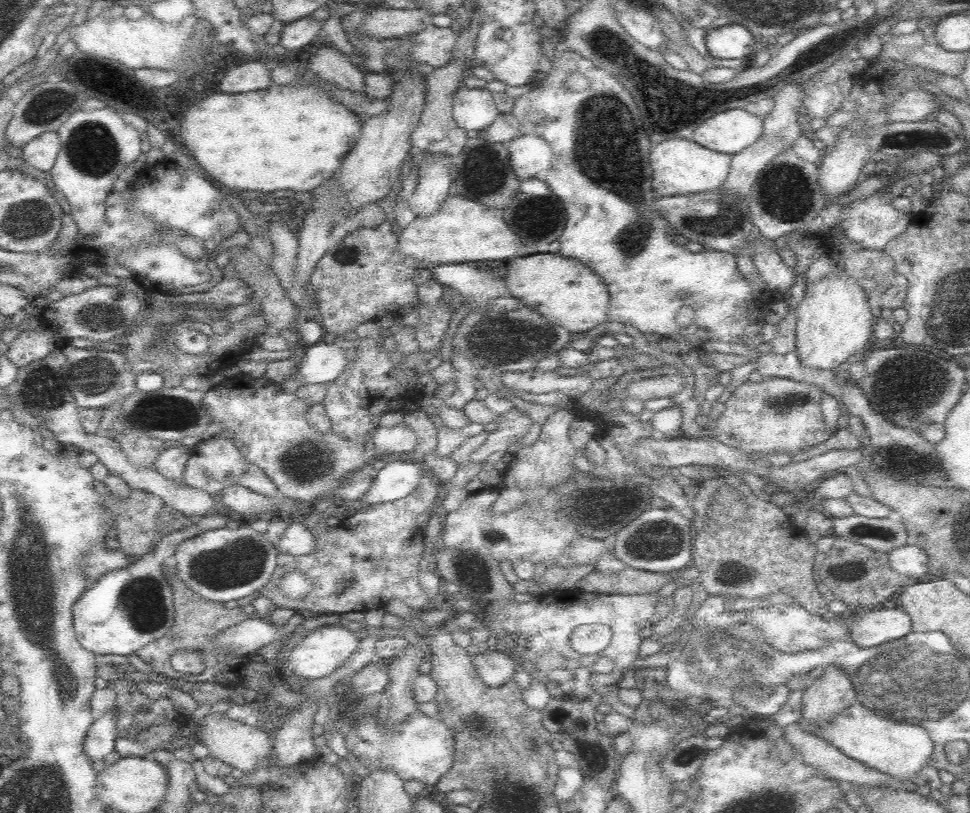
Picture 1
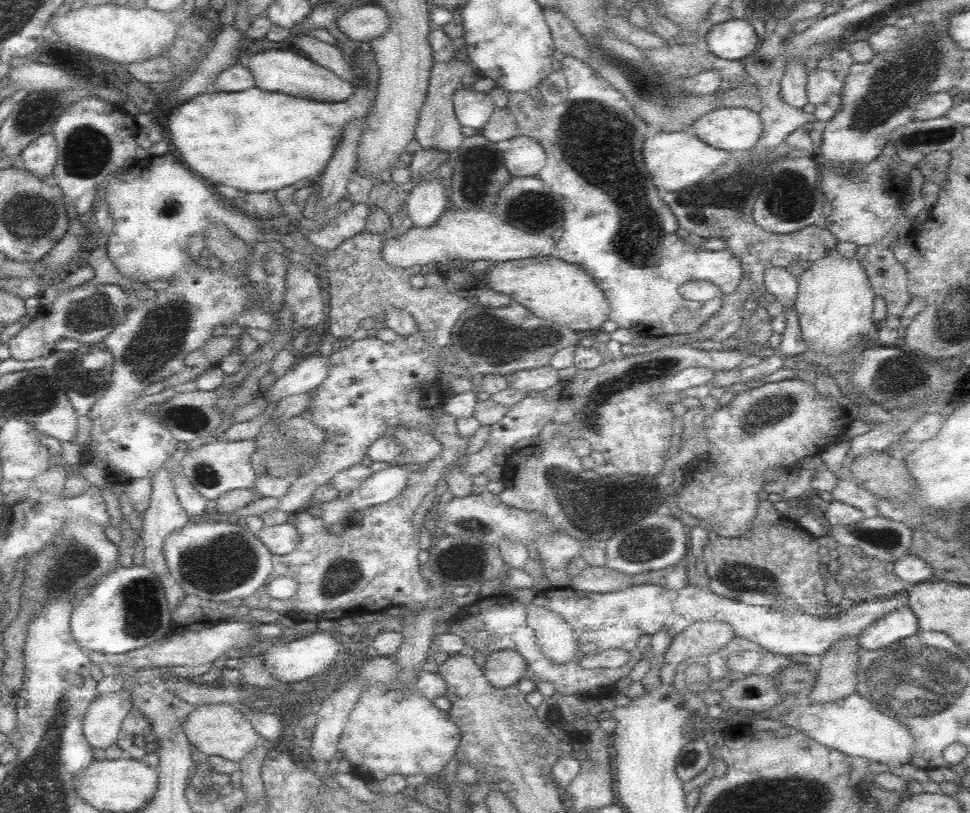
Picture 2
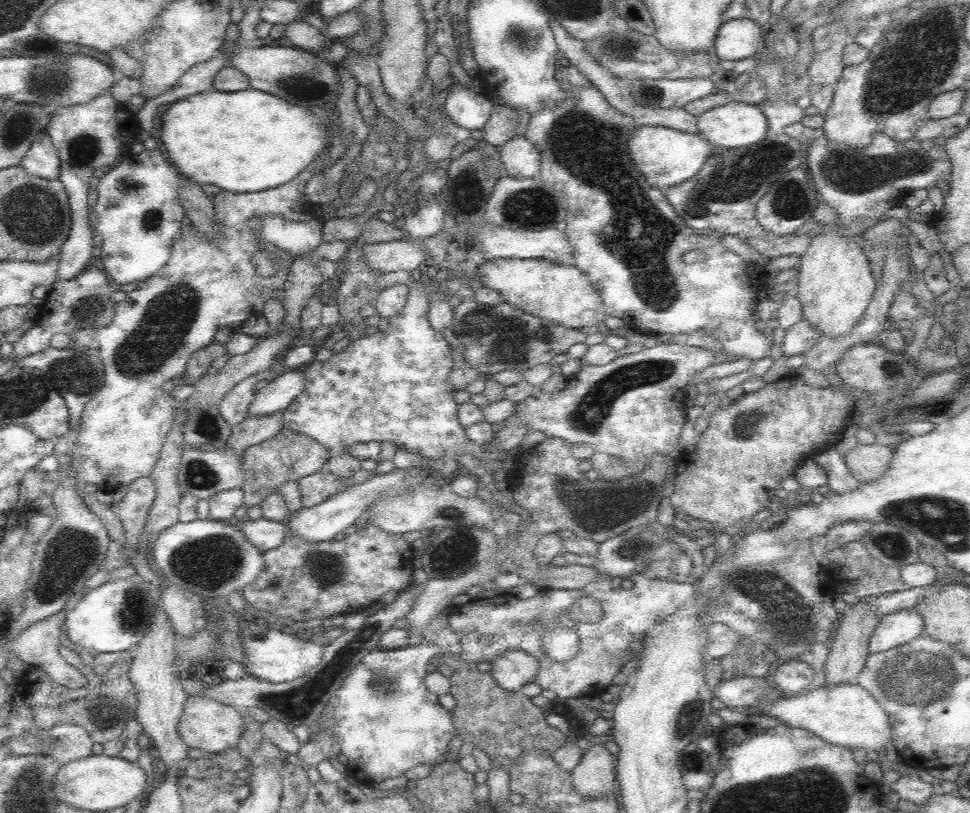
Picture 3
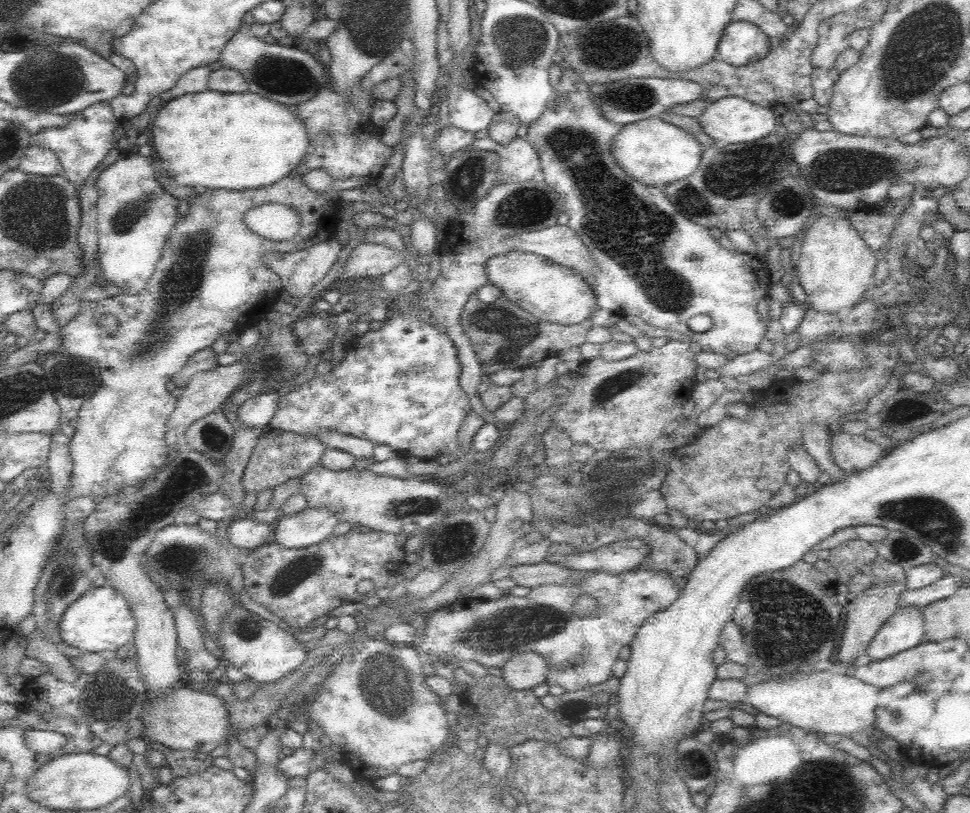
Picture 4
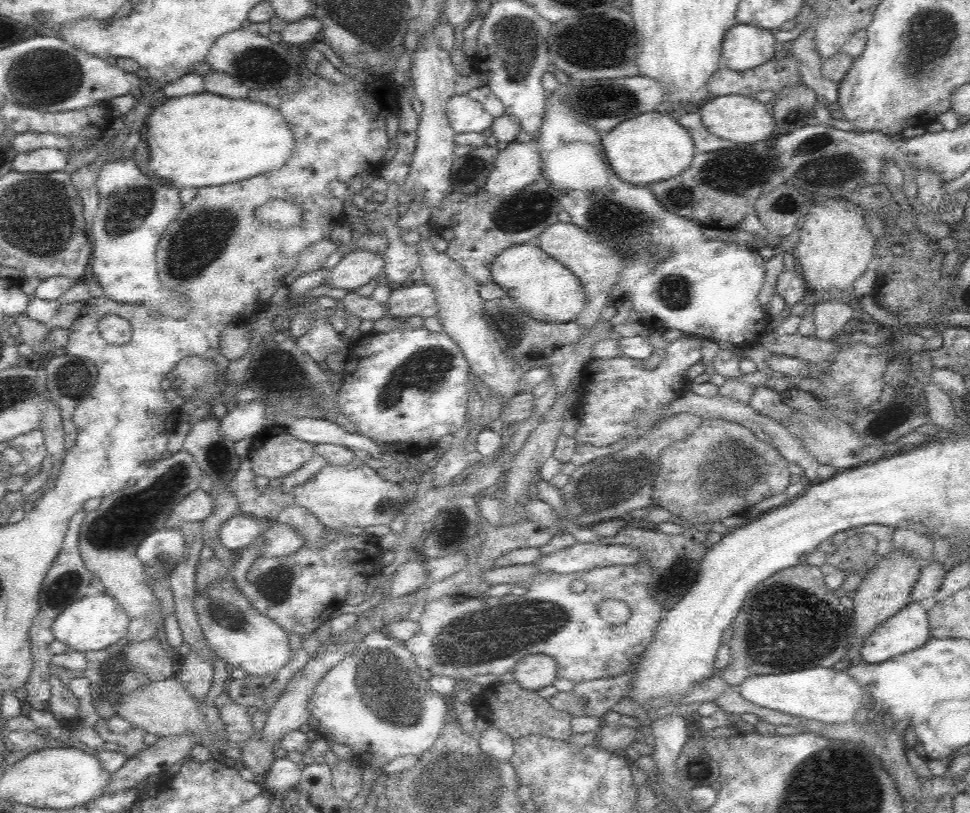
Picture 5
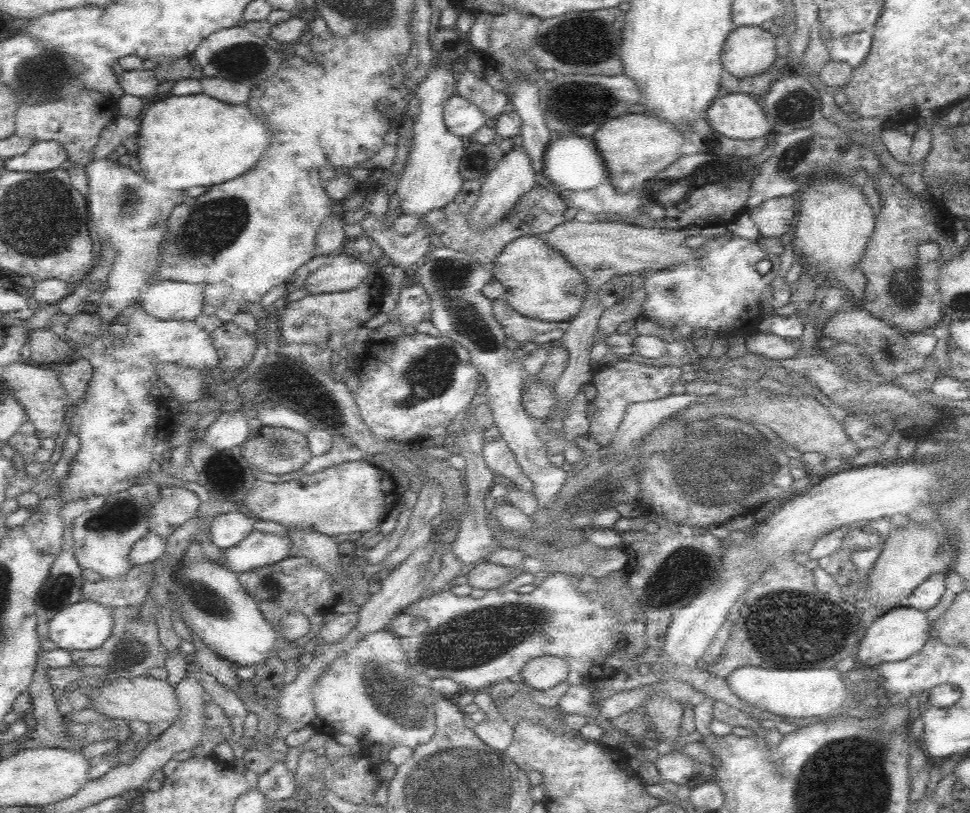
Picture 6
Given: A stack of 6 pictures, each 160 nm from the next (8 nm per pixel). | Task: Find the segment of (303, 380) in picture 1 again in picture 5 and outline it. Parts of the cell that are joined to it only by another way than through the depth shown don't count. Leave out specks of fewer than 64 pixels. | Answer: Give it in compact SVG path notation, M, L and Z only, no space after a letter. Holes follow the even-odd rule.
M256 400L239 402L232 406L232 411L220 418L220 435L232 442L242 438L255 438L266 427L266 407Z

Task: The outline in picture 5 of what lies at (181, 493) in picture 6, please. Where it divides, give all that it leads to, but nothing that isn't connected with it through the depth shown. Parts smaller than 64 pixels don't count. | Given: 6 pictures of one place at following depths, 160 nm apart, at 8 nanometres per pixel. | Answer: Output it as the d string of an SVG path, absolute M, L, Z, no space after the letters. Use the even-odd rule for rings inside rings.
M199 487L184 496L176 508L174 508L172 515L169 517L170 528L176 529L178 525L186 522L203 522L212 513L215 501L210 497L208 492Z

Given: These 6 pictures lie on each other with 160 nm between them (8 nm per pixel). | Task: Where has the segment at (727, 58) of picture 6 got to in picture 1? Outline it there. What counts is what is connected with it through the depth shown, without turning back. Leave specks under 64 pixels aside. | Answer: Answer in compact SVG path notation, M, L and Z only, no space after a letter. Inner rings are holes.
M726 24L706 30L706 46L712 58L750 59L758 56L754 35L741 24Z

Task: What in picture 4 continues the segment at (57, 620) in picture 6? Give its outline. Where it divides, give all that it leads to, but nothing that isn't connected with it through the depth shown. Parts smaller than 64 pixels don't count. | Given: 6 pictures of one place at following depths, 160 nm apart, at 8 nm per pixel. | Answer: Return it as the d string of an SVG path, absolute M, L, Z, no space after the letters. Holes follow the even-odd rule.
M93 586L66 609L59 622L59 629L61 640L70 646L80 648L81 652L96 651L105 654L112 650L112 653L115 653L133 638L136 619L131 615L126 599L112 587Z

